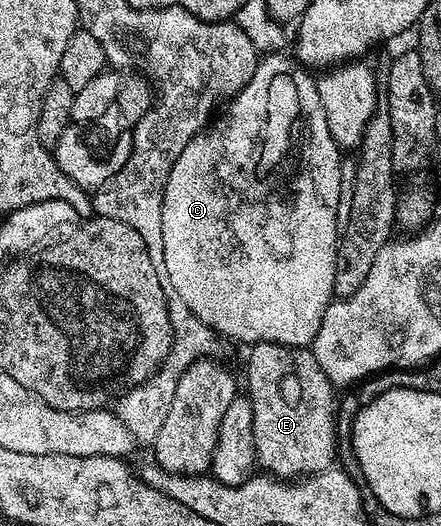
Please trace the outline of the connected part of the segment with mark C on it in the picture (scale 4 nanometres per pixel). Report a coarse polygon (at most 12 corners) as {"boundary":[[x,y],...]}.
{"boundary":[[263,56],[180,151],[164,277],[223,338],[310,347],[343,154]]}

